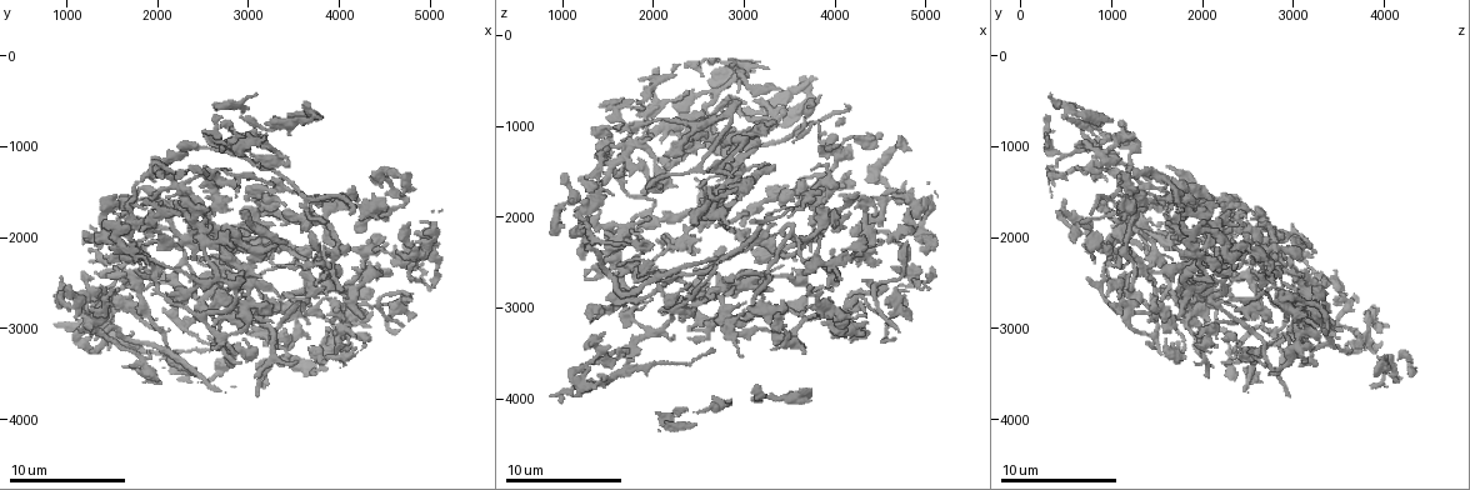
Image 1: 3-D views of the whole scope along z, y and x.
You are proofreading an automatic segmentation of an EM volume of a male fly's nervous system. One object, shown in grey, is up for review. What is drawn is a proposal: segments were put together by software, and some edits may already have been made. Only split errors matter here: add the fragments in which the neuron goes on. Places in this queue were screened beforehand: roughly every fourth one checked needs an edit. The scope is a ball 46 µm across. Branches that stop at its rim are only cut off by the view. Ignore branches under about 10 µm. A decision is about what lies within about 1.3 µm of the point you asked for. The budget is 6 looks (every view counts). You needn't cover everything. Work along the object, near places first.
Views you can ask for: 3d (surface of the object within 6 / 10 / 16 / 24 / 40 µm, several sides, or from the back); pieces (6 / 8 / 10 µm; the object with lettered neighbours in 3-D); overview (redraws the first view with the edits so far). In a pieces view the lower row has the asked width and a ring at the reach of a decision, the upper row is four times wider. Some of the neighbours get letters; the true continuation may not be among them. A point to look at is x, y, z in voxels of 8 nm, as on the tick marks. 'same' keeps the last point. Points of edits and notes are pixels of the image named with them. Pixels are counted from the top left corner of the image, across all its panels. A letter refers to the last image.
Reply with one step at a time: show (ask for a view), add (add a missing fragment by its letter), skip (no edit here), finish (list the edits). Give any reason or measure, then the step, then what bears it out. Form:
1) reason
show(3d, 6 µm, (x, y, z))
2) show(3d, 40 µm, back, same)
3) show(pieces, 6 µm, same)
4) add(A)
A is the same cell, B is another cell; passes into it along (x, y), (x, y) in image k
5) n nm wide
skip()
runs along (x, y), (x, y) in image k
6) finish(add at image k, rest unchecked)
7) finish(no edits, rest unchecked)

an open end
show(3d, 6 µm, (2750, 2600, 1650))

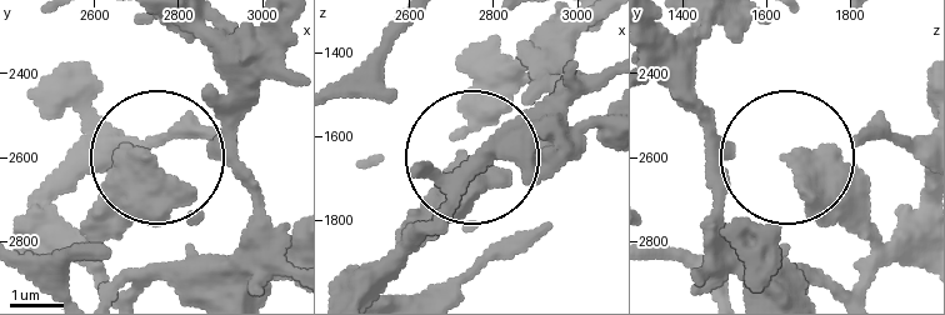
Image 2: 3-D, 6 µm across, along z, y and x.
see the neighbours
show(pieces, 10 µm, (2725, 2605, 1655))

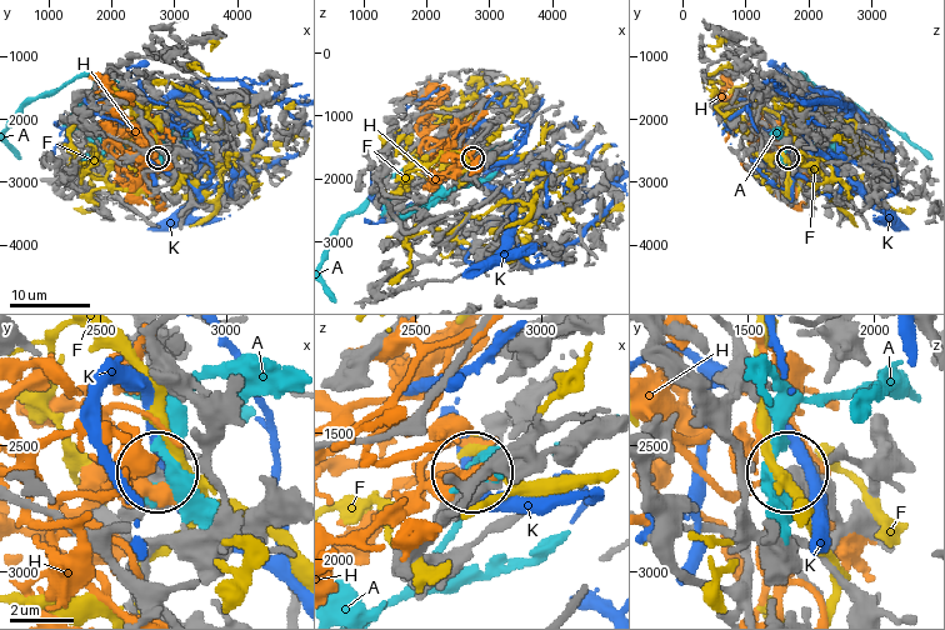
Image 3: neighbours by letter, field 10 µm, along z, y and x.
skip()
A, F, H and K are other cells; none of them fits

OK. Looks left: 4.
free end
show(3d, 10 µm, (3400, 1750, 1800))

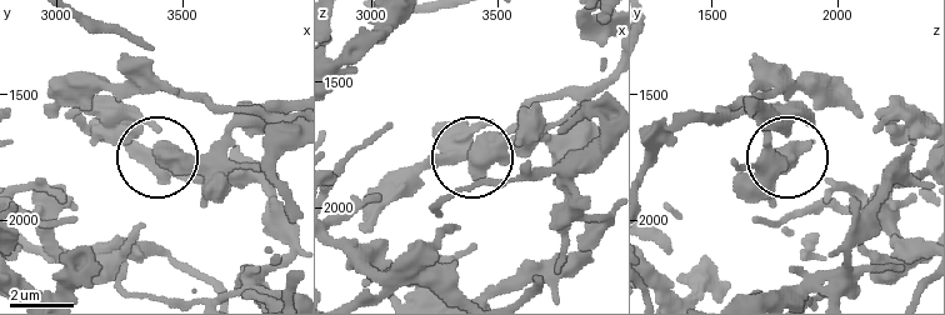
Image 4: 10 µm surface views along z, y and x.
show(pieces, 8 µm, (3400, 1710, 1840))

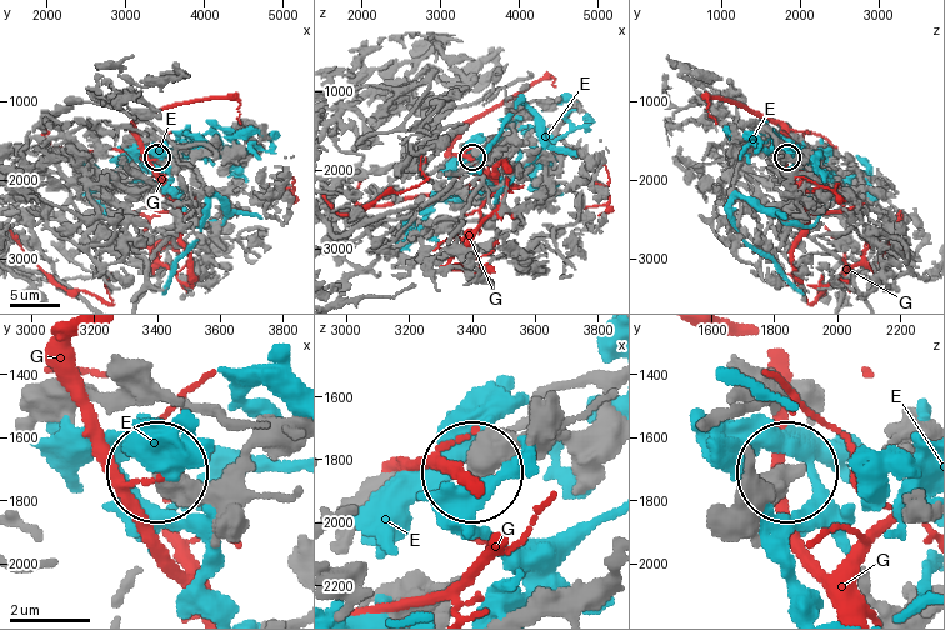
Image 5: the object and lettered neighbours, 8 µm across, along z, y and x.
skip()
E and G are other cells; runs along (606, 405), (576, 431), (479, 471) in image 5; none of them fits

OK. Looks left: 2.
branch stops here
show(3d, 10 µm, (2200, 1600, 1100))

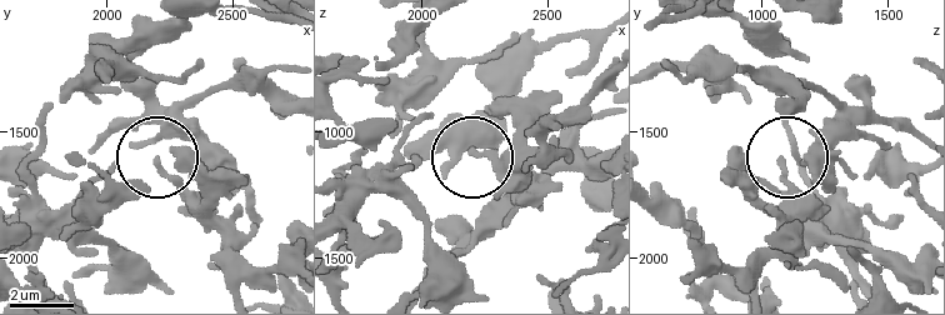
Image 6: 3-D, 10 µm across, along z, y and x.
show(pieces, 8 µm, (2200, 1620, 1080))

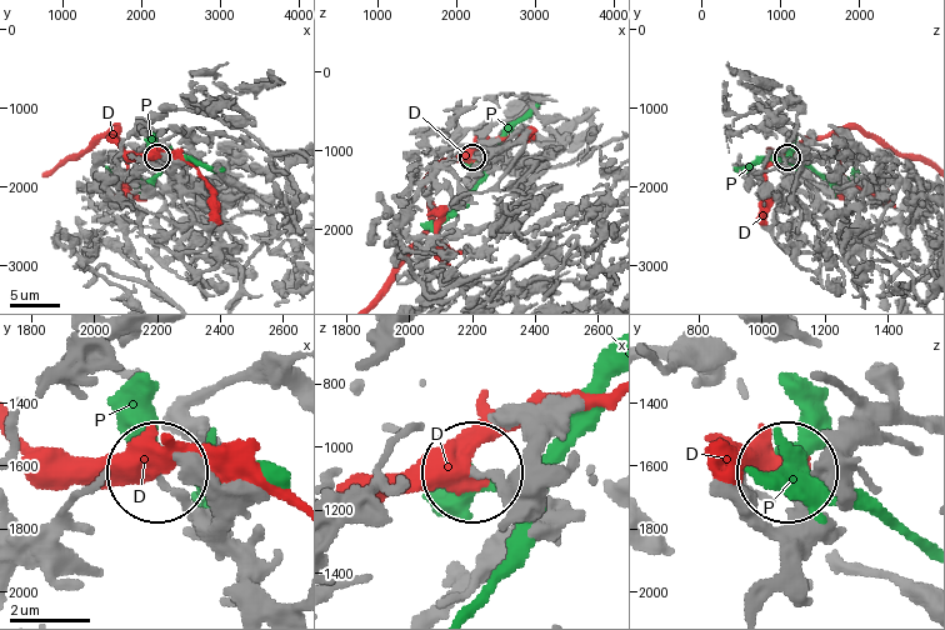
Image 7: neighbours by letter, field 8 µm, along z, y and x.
170 nm wide
skip()
D and P are other cells; none of them fits

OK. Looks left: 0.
finish(no edits, rest unchecked)

